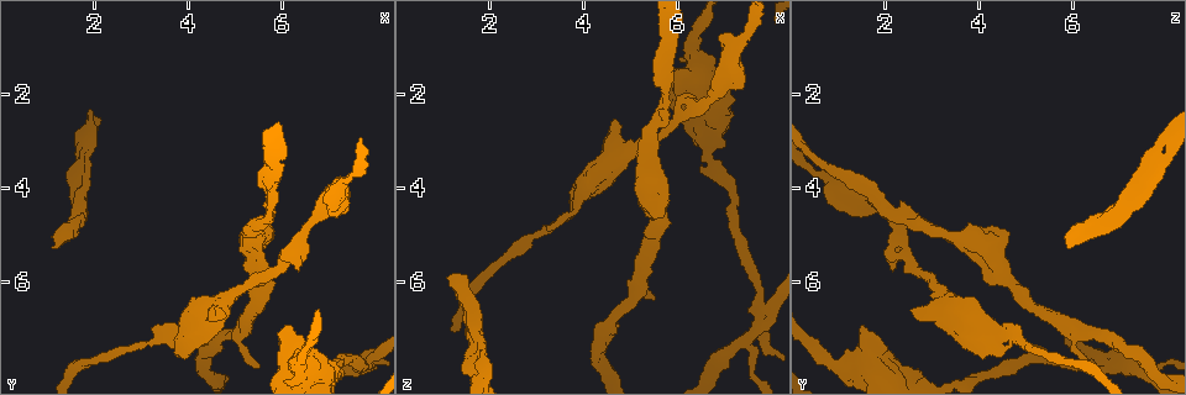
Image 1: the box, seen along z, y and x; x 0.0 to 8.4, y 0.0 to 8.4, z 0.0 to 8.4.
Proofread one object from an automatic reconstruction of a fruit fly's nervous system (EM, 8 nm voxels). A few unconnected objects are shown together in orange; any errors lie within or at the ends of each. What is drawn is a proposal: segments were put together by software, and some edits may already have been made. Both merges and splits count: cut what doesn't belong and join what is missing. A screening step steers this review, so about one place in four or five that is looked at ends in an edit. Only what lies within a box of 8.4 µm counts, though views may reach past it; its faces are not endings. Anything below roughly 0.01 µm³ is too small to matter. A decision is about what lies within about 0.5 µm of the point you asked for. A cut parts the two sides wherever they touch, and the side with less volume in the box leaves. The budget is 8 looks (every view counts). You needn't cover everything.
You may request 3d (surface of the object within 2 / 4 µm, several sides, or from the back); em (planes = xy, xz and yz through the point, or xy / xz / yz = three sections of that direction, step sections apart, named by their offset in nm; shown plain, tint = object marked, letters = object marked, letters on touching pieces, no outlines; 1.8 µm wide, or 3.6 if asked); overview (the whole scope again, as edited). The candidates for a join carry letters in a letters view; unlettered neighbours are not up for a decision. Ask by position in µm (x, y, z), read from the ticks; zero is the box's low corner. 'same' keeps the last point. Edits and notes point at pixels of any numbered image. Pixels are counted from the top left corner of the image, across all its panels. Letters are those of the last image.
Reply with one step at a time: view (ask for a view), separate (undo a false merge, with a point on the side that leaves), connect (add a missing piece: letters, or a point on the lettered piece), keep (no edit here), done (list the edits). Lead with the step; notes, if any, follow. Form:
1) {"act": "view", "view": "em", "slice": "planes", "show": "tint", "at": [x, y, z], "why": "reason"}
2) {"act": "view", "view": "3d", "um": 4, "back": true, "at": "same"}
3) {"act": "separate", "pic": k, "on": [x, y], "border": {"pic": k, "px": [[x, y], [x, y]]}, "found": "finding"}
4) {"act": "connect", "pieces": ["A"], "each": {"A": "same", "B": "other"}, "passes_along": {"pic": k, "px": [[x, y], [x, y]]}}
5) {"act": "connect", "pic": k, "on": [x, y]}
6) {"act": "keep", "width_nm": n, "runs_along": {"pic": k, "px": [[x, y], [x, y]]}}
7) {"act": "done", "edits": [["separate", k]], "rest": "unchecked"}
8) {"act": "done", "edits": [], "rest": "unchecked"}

{"act": "view", "view": "em", "slice": "planes", "show": "letters", "at": [6.00, 5.50, 2.50], "why": "sharp bend"}

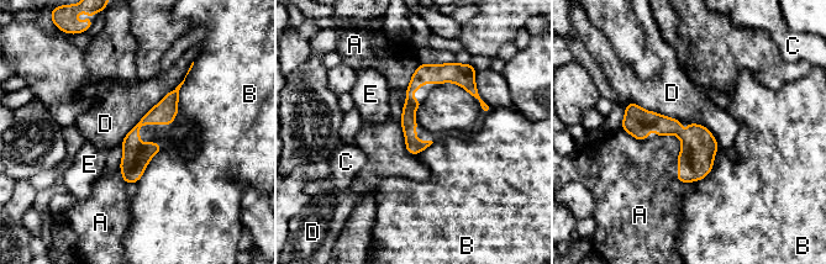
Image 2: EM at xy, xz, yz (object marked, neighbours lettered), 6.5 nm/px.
{"act": "keep", "longest_contact_nm": ["D", 700], "each": {"A": "other", "B": "other", "C": "other", "D": "other", "E": "other"}, "border": {"pic": 2, "px": [[190, 66], [185, 77], [120, 143]]}, "found": "all the same cell"}

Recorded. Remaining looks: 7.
{"act": "view", "view": "em", "slice": "yz", "step": 16, "show": "tint", "at": [7.30, 3.85, 0.95], "why": "sudden change in width"}

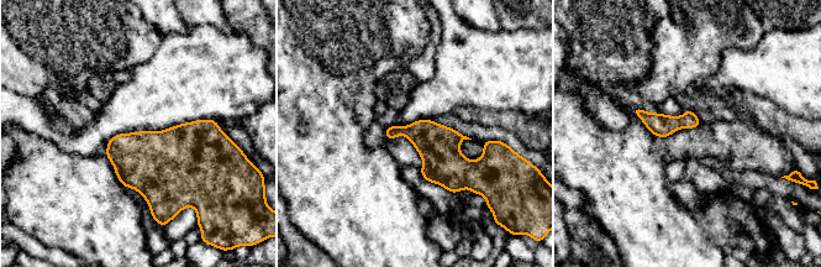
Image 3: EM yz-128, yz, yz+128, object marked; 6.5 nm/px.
{"act": "view", "view": "em", "slice": "xy", "step": 16, "show": "letters", "at": "same"}

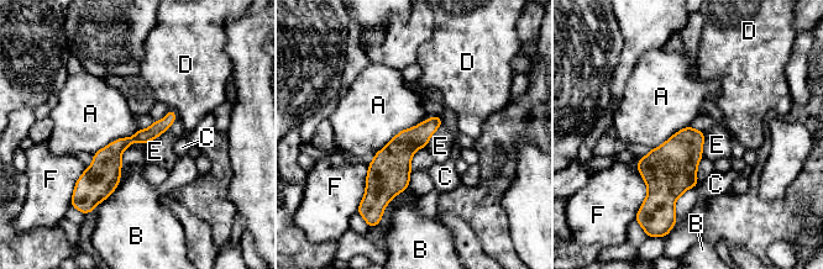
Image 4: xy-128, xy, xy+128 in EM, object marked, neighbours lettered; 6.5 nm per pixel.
{"act": "keep", "each": {"A": "other", "B": "other", "C": "other", "D": "other", "E": "other", "F": "other"}, "found": "continuous, no second cell"}

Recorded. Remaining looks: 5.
{"act": "view", "view": "em", "um": 3.6, "slice": "planes", "show": "letters", "at": [5.70, 4.85, 4.40], "why": "branch stops here"}

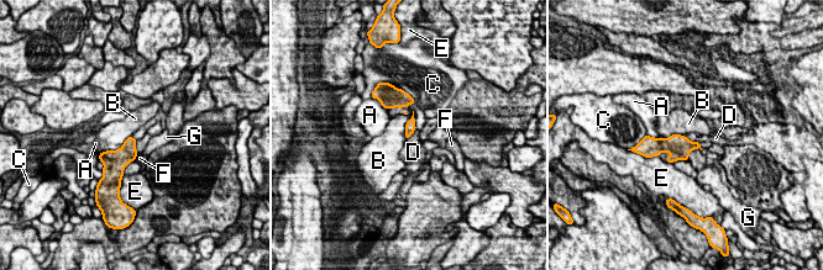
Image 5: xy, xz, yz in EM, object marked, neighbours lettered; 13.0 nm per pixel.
{"act": "keep", "each": {"A": "other", "B": "other", "C": "other", "D": "other", "E": "other", "F": "other", "G": "other"}, "border": {"pic": 5, "px": [[683, 136], [700, 143]]}, "found": "none of them fits"}

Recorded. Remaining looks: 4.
{"act": "done", "edits": [], "rest": "unchecked"}

